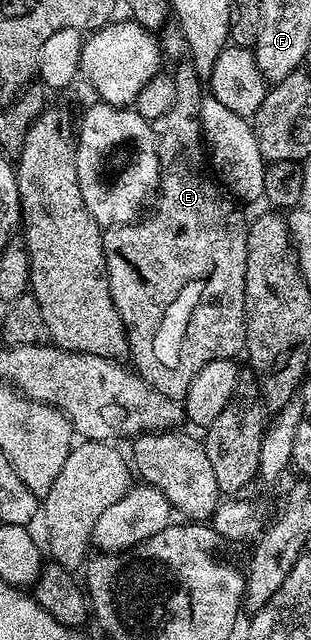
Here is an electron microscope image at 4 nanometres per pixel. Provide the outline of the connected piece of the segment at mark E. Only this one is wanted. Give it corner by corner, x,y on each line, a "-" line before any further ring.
184,60
171,69
175,83
175,103
171,103
171,111
151,122
161,164
160,190
151,209
153,214
127,225
106,228
101,235
111,299
127,331
132,368
152,389
159,391
159,395
167,395
176,401
187,395
191,379
195,379
207,363
236,358
236,353
244,350
245,268
249,234
247,217
222,192
207,168
207,146
201,135
203,79
195,71
192,60

